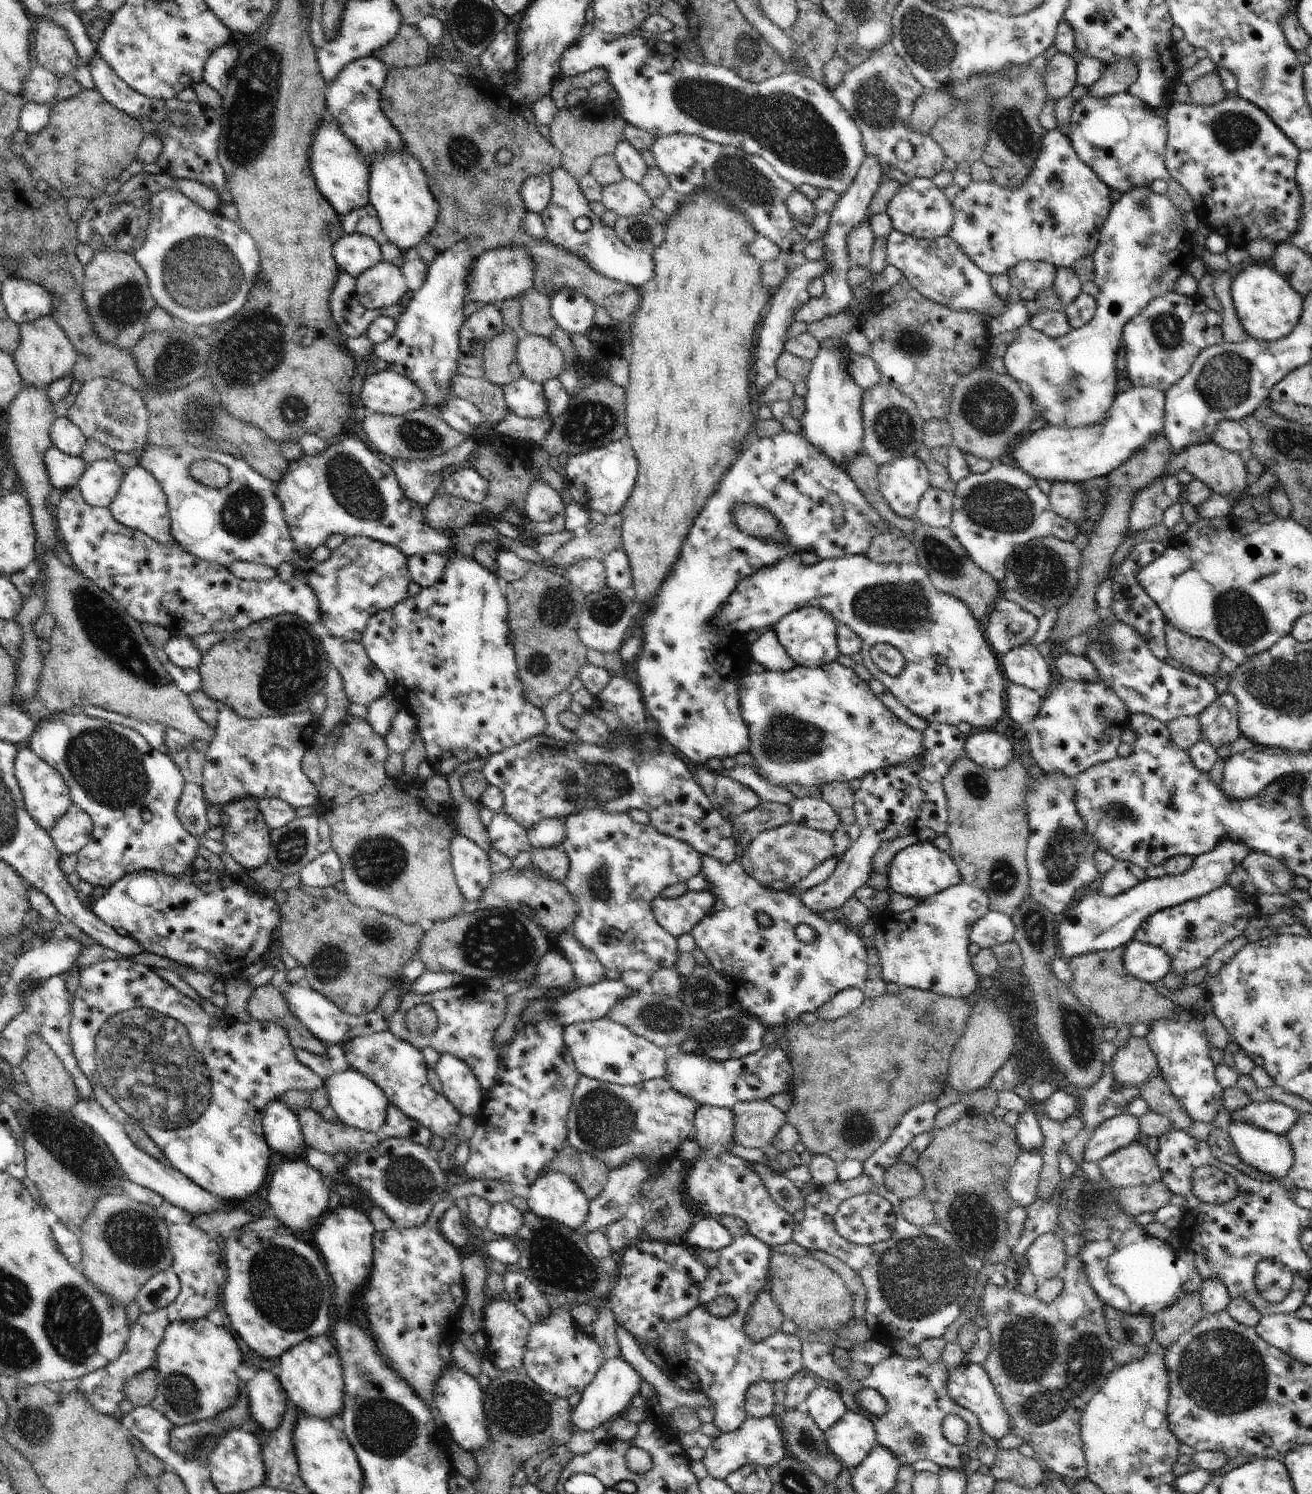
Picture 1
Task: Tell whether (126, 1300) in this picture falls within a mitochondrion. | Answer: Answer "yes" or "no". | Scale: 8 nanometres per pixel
no

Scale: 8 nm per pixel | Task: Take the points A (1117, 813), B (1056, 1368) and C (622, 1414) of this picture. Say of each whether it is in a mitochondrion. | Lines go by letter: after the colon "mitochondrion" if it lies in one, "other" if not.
A: mitochondrion
B: mitochondrion
C: other

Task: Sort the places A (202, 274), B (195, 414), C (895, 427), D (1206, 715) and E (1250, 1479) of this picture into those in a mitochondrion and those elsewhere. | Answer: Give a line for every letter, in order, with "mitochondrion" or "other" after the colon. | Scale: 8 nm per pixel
A: mitochondrion
B: mitochondrion
C: mitochondrion
D: other
E: other

